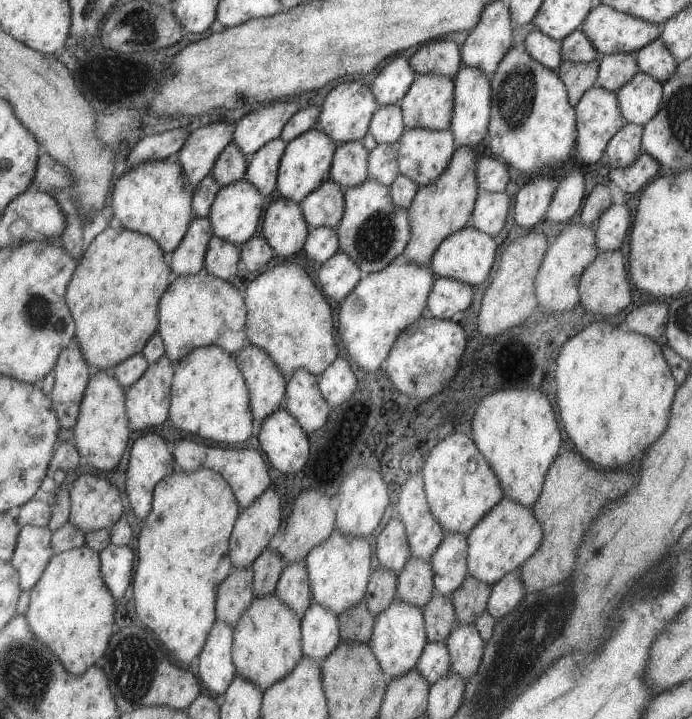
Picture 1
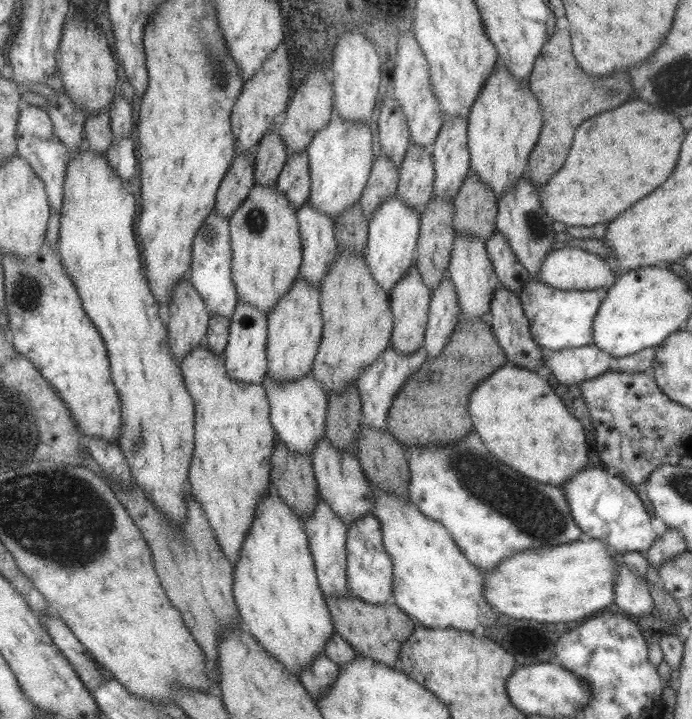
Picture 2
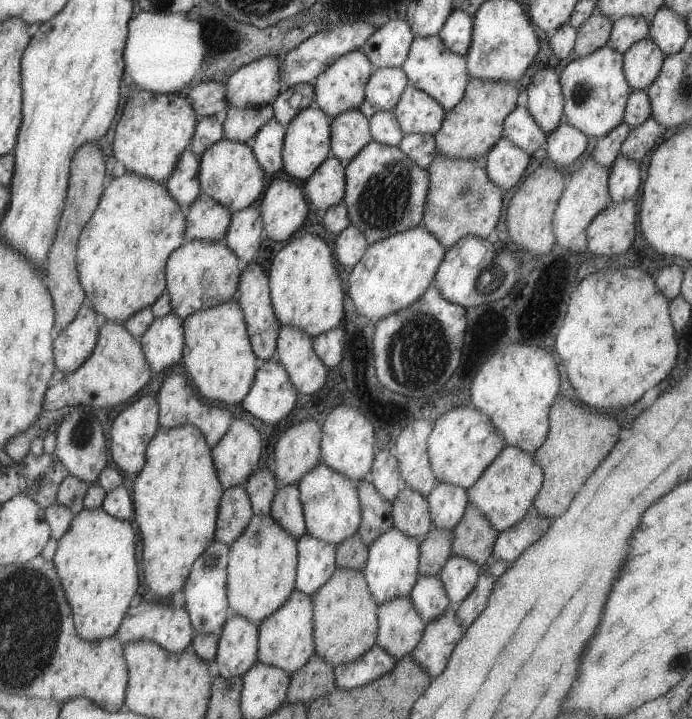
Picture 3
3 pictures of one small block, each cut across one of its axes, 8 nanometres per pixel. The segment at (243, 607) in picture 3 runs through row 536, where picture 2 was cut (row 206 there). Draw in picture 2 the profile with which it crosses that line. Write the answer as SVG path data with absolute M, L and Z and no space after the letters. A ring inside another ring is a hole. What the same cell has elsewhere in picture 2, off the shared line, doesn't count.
M255 183L241 201L241 204L228 216L230 228L231 247L231 280L233 288L237 291L239 302L245 302L261 314L267 316L273 306L279 302L279 298L291 290L292 282L299 276L299 267L302 261L302 244L298 233L296 210L288 201L288 198L278 191L275 184L261 186Z

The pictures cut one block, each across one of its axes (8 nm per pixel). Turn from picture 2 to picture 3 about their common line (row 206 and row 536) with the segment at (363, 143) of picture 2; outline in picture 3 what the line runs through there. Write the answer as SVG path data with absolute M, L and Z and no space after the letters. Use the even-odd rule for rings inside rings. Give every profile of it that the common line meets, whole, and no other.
M319 462L311 470L305 471L295 486L298 488L306 532L311 536L335 546L357 532L361 509L356 484L350 478Z

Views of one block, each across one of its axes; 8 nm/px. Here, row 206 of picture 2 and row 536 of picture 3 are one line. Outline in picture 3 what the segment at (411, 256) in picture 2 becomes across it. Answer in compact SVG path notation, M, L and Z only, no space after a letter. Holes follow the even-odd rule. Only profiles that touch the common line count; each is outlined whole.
M393 526L377 535L377 538L368 544L368 555L363 574L367 588L377 604L380 605L395 597L409 597L409 591L419 575L419 551L419 540L403 534L403 531Z

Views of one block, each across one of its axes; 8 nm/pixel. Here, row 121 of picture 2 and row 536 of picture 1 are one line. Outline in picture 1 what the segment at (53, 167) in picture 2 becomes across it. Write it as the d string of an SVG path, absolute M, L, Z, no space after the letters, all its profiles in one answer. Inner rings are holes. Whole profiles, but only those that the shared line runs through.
M29 525L20 527L10 562L17 570L19 588L22 591L29 591L39 580L43 568L54 554L51 535L52 532L48 527Z

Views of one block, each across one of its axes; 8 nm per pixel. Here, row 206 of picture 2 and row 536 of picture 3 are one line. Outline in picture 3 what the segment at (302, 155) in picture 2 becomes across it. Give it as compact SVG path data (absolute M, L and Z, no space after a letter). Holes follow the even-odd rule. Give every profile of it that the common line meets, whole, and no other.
M294 484L279 485L269 507L268 514L296 540L306 532L304 516Z

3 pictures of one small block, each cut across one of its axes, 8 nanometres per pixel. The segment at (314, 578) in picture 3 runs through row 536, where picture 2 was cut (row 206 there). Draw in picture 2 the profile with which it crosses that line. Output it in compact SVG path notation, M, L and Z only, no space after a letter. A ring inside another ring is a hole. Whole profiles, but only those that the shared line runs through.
M305 201L296 210L298 233L302 244L302 261L299 277L319 288L322 276L335 260L338 250L334 237L334 221Z

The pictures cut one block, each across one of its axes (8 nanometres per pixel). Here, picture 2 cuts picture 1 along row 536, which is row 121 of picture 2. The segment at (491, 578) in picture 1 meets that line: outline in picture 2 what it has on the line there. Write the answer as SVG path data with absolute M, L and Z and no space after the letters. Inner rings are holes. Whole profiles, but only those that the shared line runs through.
M498 60L466 116L470 170L495 193L496 200L508 191L516 178L526 173L528 156L541 125L542 110L528 84L518 81Z

